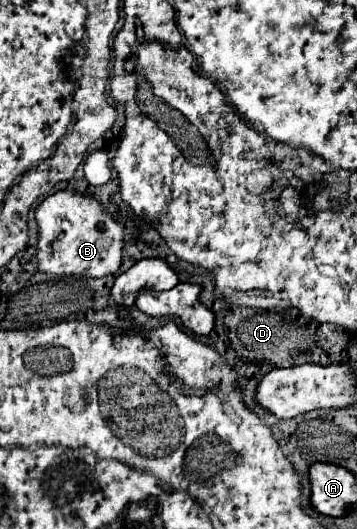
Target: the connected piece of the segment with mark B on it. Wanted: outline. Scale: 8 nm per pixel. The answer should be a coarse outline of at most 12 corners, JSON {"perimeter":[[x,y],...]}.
{"perimeter":[[58,191],[36,207],[38,271],[100,279],[124,229],[96,199]]}

